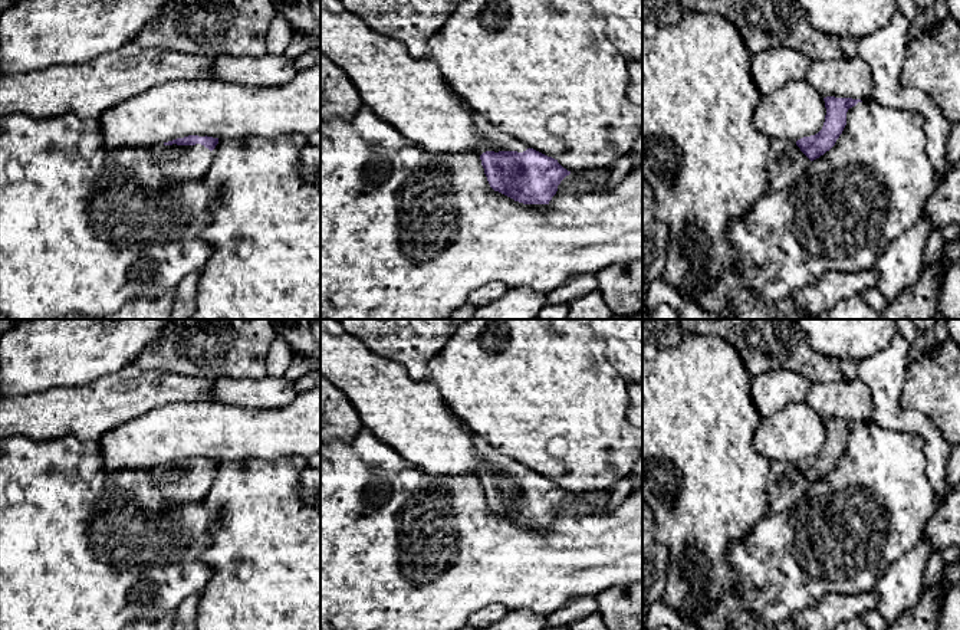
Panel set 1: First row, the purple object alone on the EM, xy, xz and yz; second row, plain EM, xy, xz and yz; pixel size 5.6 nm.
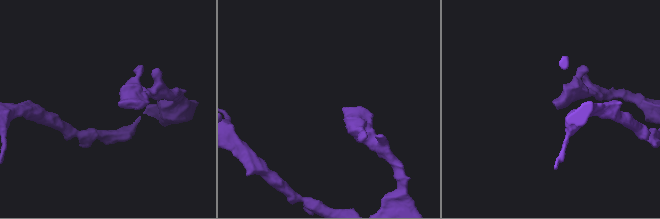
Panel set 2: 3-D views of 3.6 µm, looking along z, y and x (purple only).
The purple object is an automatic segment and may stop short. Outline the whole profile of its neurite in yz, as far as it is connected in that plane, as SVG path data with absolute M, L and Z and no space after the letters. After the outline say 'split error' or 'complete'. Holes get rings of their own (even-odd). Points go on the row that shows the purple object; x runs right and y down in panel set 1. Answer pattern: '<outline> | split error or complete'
M823 98L826 115L822 129L798 141L782 142L772 138L766 155L767 193L780 191L806 175L813 160L829 151L846 125L846 112L861 99Z | split error

